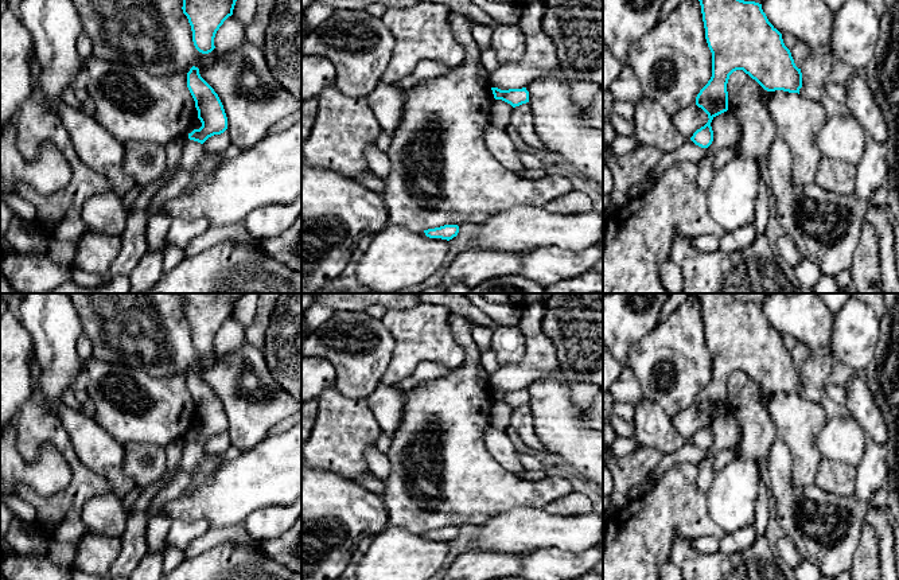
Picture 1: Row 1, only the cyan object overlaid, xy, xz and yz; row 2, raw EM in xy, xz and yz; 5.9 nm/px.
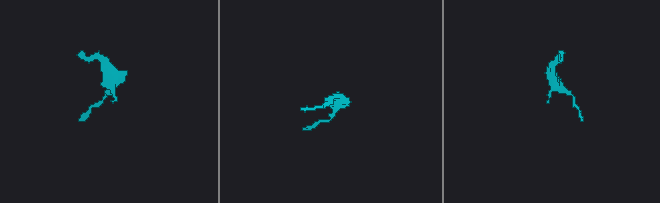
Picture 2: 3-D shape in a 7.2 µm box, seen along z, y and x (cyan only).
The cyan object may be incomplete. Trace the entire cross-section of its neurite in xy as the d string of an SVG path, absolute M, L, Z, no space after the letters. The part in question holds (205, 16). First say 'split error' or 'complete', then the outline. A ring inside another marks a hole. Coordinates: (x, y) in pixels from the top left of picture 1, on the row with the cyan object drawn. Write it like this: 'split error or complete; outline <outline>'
complete; outline M183 0L183 13L192 31L195 48L202 54L211 52L214 38L223 22L233 15L237 0Z

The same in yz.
complete; outline M744 0L698 1L712 52L712 77L696 97L696 105L709 120L690 140L708 148L713 141L712 120L728 110L727 83L733 71L743 70L767 92L798 94L802 73L762 4Z

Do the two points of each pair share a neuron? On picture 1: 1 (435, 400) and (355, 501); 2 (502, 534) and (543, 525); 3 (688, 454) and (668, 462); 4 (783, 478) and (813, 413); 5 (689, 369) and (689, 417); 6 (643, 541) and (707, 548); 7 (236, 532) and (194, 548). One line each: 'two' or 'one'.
1: two
2: one
3: one
4: two
5: two
6: two
7: one

